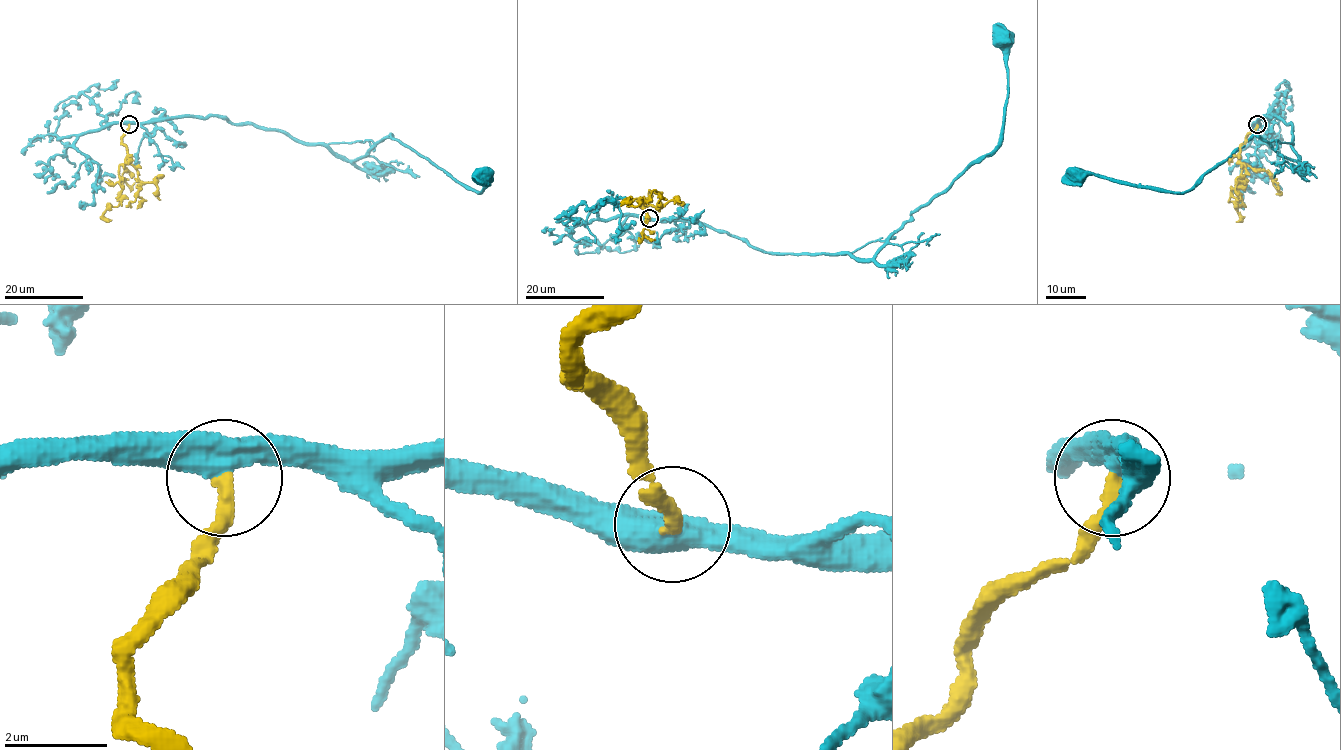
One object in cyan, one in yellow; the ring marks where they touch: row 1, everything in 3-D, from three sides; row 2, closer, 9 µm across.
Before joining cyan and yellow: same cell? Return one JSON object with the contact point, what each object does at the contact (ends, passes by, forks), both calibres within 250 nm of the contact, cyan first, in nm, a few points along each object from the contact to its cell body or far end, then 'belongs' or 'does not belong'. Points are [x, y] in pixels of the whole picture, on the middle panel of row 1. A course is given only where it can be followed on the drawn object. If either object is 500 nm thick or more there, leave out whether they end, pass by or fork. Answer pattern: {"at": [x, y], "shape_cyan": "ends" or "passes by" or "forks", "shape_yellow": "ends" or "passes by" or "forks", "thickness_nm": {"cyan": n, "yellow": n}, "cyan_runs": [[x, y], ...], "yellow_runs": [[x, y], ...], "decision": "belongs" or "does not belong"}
{"at": [649, 218], "thickness_nm": {"cyan": 550, "yellow": 300}, "cyan_runs": [[649, 218], [707, 224], [774, 253], [851, 253], [886, 240], [998, 144], [1007, 97], [1003, 38]], "yellow_runs": [[649, 218], [642, 207], [647, 200], [641, 207], [640, 197], [634, 206], [623, 200], [629, 197]], "decision": "belongs"}

